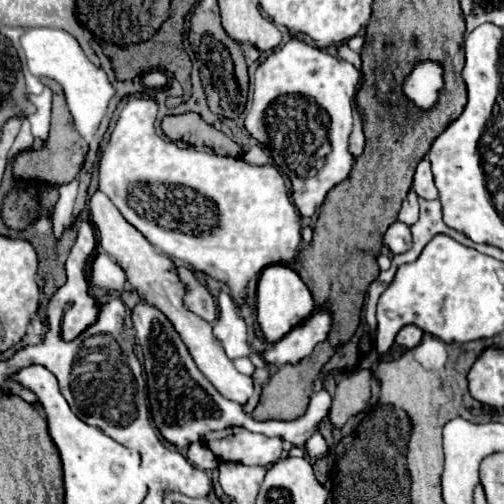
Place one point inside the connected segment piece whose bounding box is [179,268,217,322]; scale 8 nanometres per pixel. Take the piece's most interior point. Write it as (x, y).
(199, 300)

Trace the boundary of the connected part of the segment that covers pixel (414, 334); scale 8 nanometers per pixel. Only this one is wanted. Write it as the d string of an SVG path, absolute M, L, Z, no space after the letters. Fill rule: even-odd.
M409 324L409 326L403 326L395 338L395 342L399 346L405 346L405 348L415 348L419 342L421 342L421 336L423 336L423 330Z

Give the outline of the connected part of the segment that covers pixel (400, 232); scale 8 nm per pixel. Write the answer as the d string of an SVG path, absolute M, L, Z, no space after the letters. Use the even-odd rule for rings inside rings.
M393 222L385 234L385 244L393 254L403 254L411 248L411 230L407 224Z

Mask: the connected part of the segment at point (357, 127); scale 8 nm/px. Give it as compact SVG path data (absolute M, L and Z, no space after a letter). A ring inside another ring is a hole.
M354 112L353 130L351 132L351 152L353 156L359 156L365 146L365 134L363 134L363 120L358 112Z

